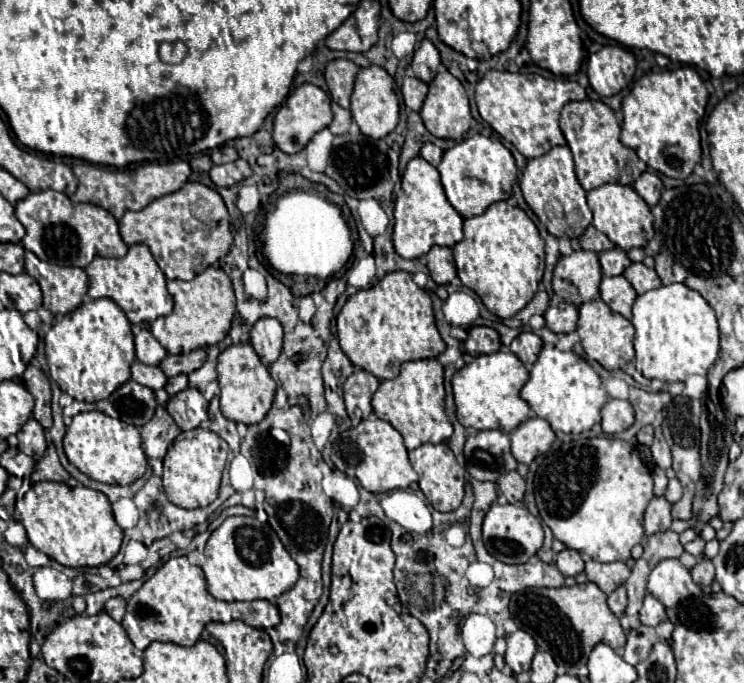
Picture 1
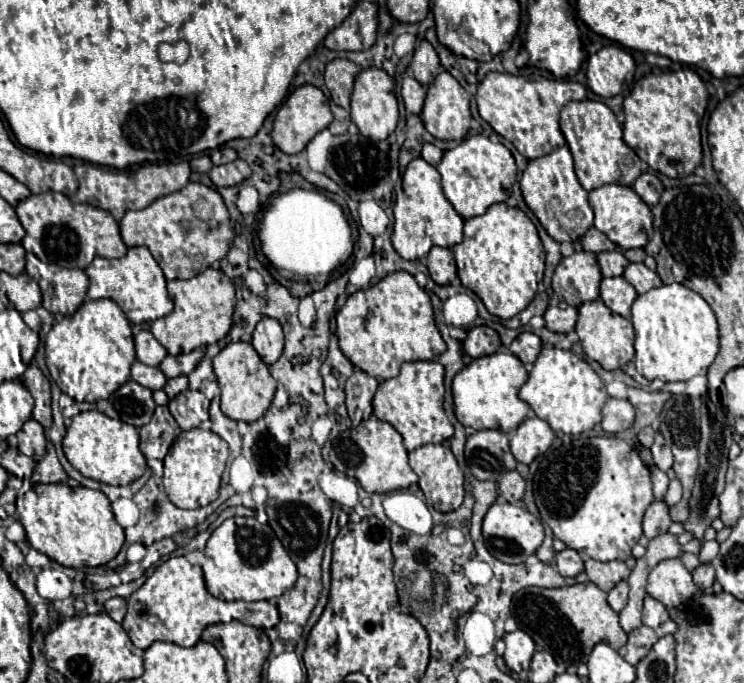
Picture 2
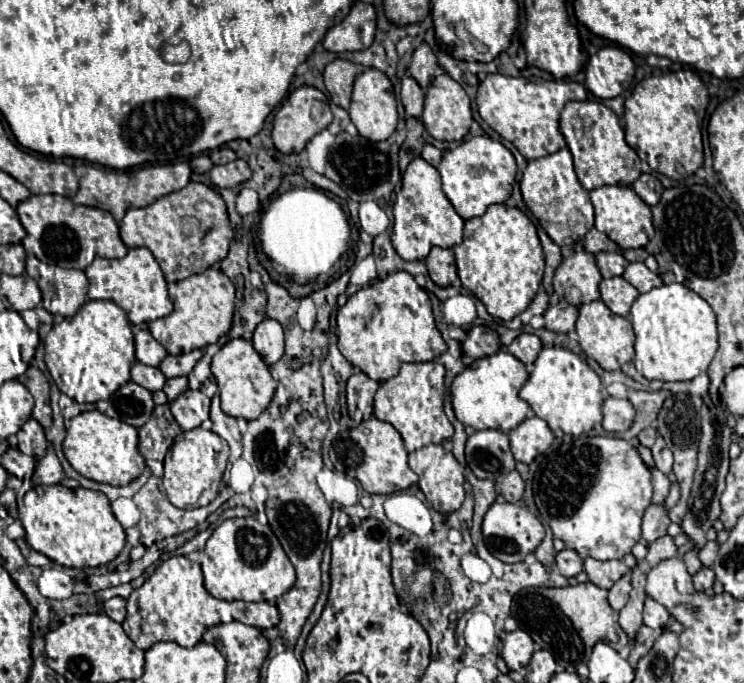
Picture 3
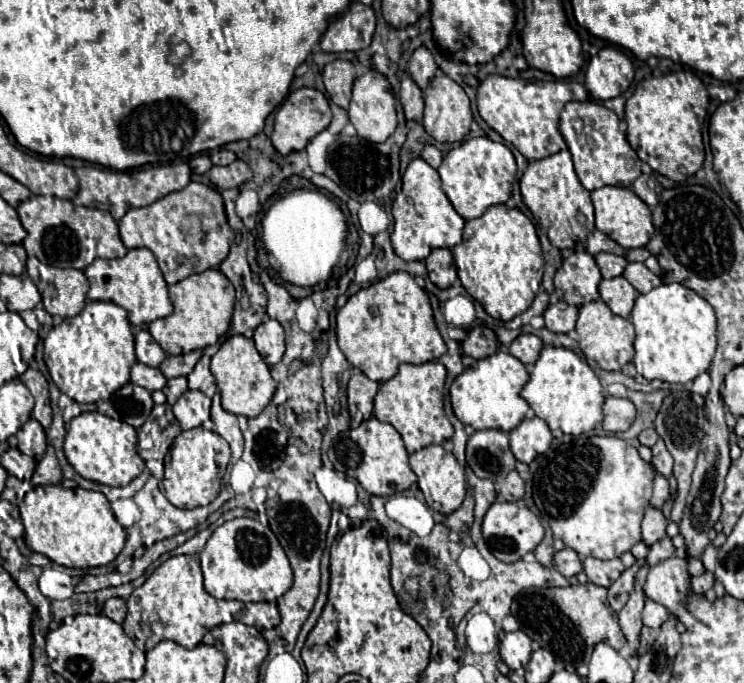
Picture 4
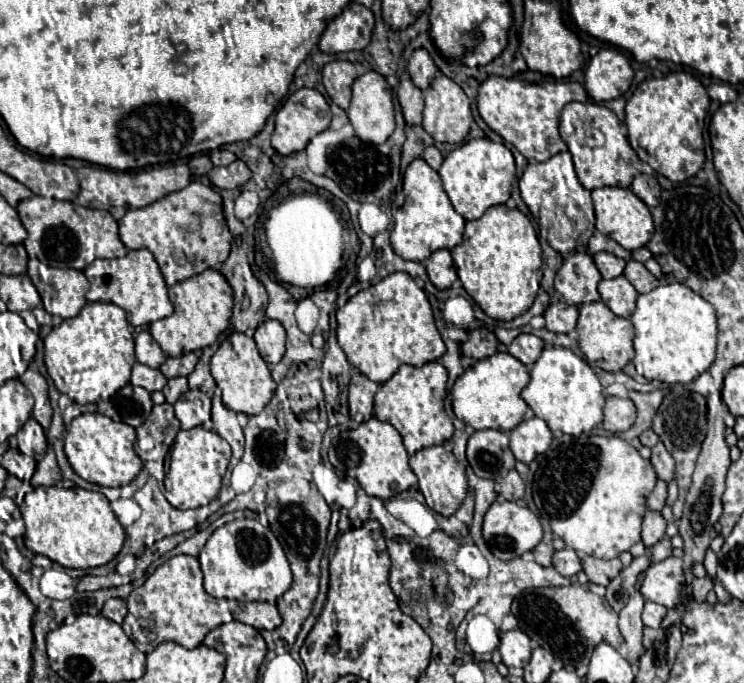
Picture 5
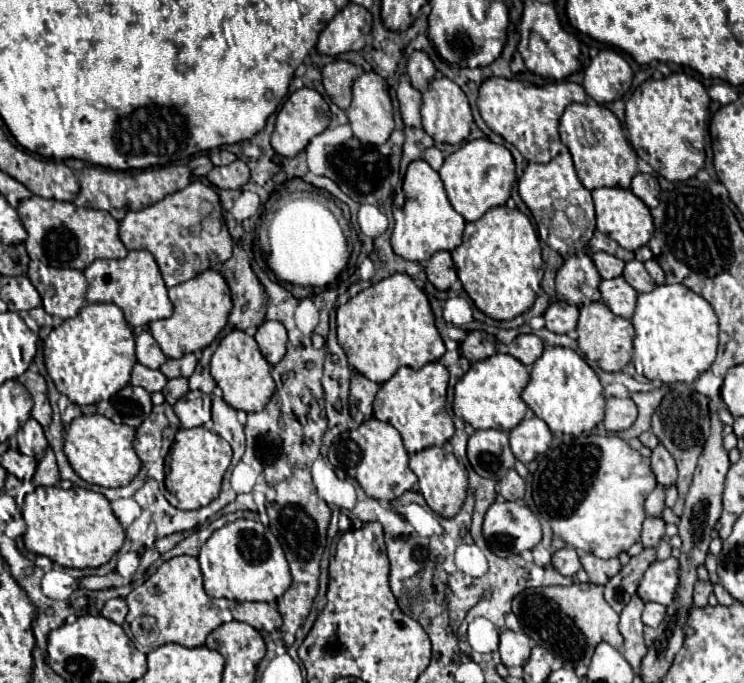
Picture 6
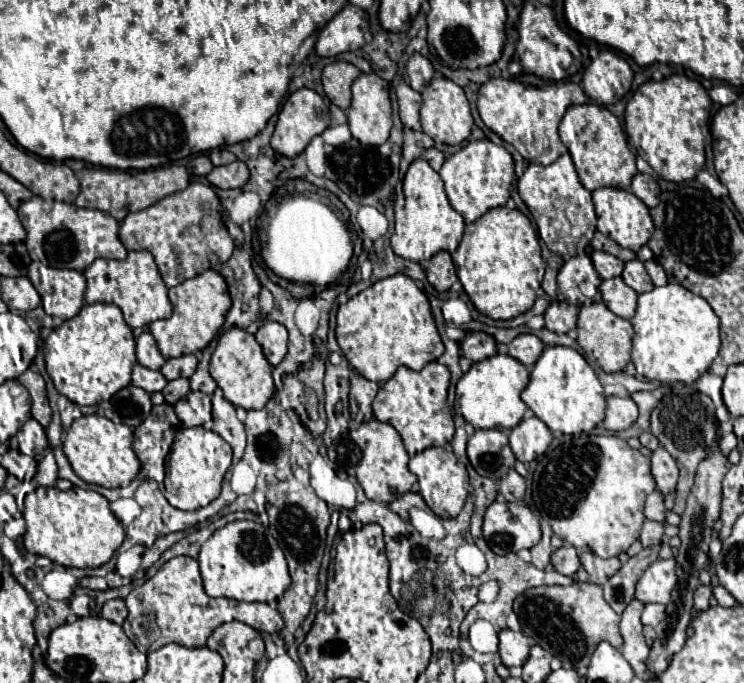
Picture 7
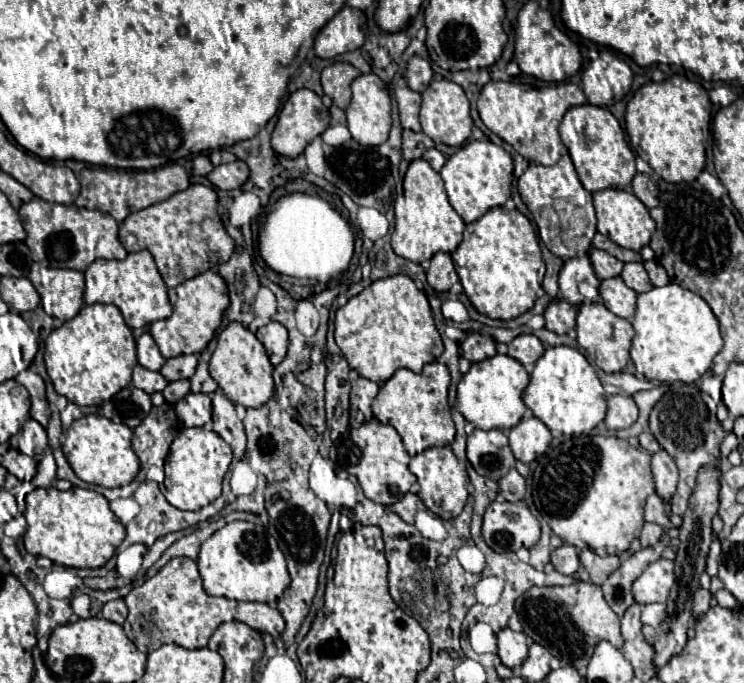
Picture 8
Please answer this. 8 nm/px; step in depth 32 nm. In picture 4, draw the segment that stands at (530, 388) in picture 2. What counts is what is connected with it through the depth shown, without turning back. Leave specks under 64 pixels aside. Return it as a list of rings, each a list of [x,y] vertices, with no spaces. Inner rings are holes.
[[[544,346],[540,358],[534,364],[530,380],[522,388],[520,396],[530,404],[536,416],[542,418],[550,426],[550,430],[554,430],[552,434],[557,440],[558,435],[570,434],[570,437],[576,439],[578,437],[573,436],[590,432],[598,422],[602,422],[602,406],[606,400],[600,380],[594,370],[586,364],[586,360],[568,348],[556,346]]]

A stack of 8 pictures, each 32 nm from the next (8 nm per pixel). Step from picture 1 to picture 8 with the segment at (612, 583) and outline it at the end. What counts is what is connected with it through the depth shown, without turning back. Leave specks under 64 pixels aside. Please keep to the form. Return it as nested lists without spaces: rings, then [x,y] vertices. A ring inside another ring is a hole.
[[[584,548],[580,552],[580,564],[586,568],[586,572],[590,574],[590,580],[594,584],[602,584],[606,580],[606,576],[610,576],[618,566],[620,566],[620,556],[598,556],[594,550]]]

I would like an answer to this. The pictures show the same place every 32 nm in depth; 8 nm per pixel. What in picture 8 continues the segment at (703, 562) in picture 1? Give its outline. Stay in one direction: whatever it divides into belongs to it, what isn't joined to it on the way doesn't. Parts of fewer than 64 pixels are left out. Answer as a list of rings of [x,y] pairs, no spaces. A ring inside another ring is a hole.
[[[700,588],[700,590],[694,594],[694,606],[692,606],[692,620],[694,620],[694,622],[698,622],[698,620],[708,612],[710,600],[712,600],[712,596],[710,596],[710,592],[704,590],[704,588]]]

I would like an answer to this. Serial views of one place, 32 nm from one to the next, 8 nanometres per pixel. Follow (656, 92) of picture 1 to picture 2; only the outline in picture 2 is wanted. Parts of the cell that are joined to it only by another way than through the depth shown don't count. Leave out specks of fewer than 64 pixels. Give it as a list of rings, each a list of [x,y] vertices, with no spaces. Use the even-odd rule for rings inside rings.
[[[692,68],[682,70],[664,70],[659,74],[650,73],[640,78],[632,94],[624,100],[624,142],[644,160],[648,166],[668,178],[686,178],[696,166],[702,164],[702,142],[700,142],[700,120],[704,118],[708,106],[709,94],[700,80],[700,76]]]

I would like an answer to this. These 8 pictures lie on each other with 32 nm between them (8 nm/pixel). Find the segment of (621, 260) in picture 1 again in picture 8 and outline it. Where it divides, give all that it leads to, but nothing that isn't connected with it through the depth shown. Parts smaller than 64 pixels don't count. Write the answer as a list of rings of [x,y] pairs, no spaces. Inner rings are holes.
[[[596,248],[590,250],[590,262],[592,262],[592,268],[594,268],[598,280],[620,276],[622,266],[624,266],[620,260],[616,260],[614,256],[610,256],[608,252],[596,250]]]

